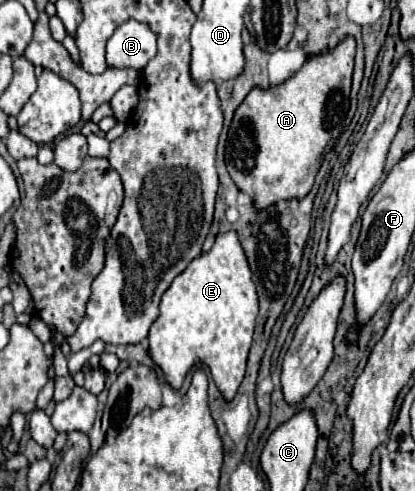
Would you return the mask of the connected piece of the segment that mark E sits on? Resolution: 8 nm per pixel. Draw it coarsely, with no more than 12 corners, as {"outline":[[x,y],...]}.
{"outline":[[237,233],[163,293],[147,339],[179,389],[207,365],[245,377],[257,291]]}

